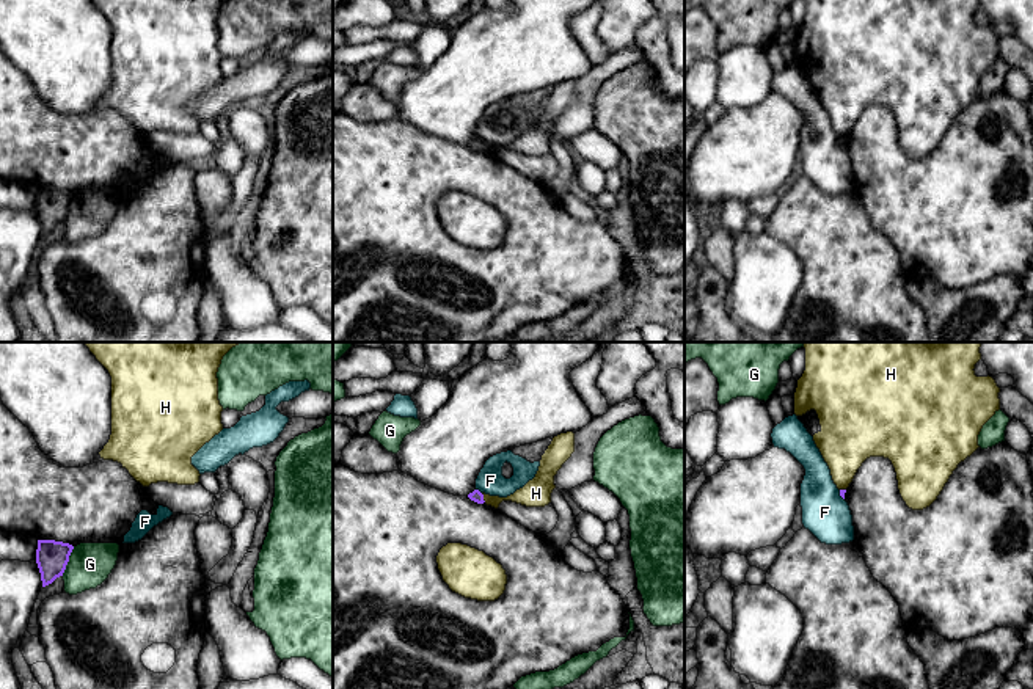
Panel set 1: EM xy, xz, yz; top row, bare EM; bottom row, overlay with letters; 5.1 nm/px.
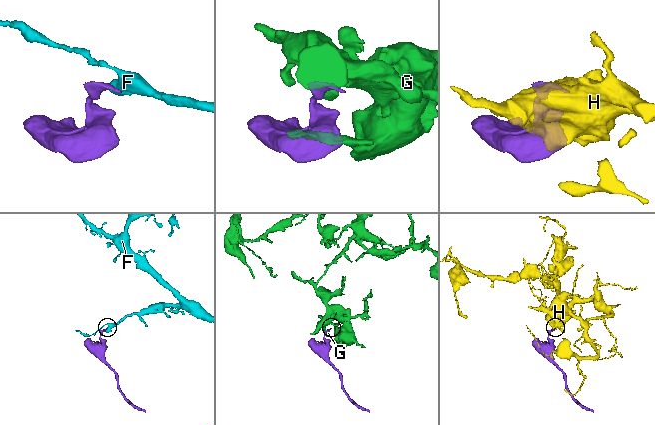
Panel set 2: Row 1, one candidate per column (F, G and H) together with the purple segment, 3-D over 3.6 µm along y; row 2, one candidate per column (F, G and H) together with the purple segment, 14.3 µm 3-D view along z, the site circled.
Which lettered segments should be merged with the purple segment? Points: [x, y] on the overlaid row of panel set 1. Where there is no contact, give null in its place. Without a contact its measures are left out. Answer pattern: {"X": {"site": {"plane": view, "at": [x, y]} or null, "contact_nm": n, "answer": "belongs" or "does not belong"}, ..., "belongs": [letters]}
{"F": {"site": {"plane": "xz", "at": [479, 492]}, "contact_nm": 40, "answer": "does not belong"}, "G": {"site": {"plane": "xy", "at": [68, 561]}, "contact_nm": 170, "answer": "does not belong"}, "H": {"site": {"plane": "xz", "at": [482, 498]}, "contact_nm": 50, "answer": "does not belong"}, "belongs": []}

